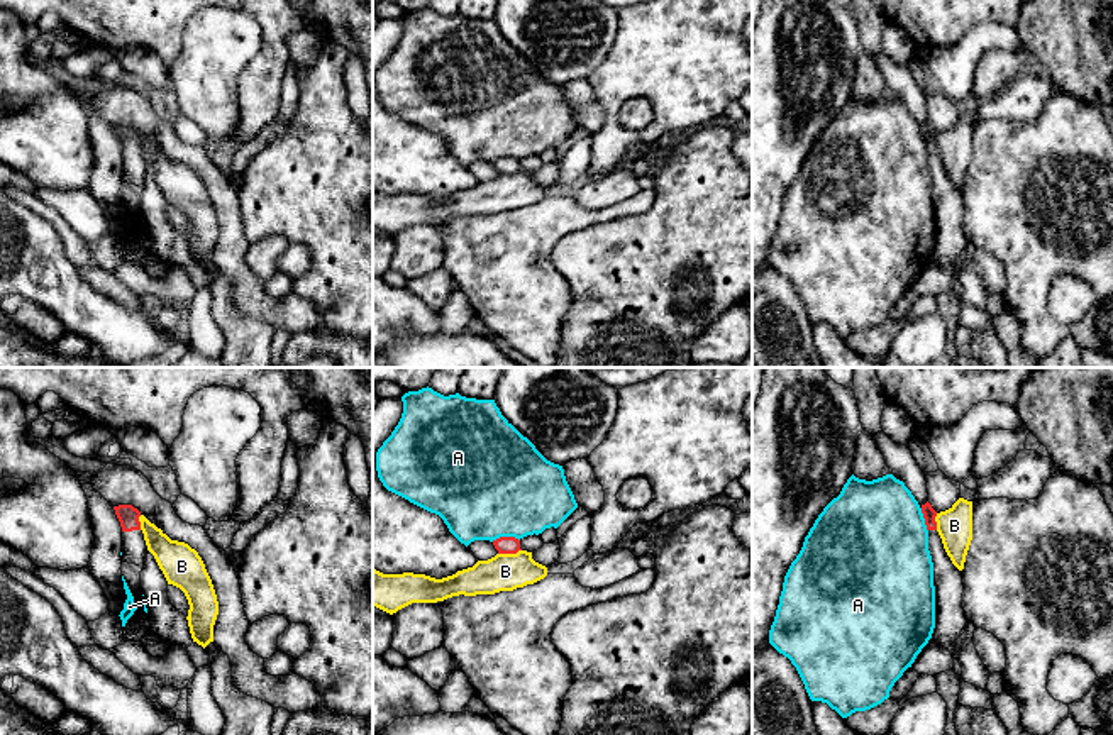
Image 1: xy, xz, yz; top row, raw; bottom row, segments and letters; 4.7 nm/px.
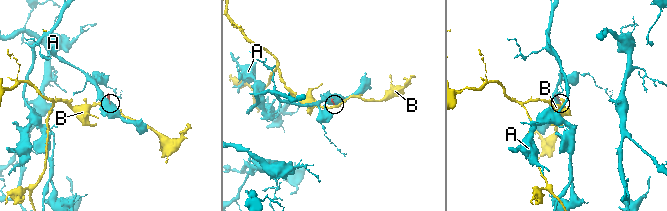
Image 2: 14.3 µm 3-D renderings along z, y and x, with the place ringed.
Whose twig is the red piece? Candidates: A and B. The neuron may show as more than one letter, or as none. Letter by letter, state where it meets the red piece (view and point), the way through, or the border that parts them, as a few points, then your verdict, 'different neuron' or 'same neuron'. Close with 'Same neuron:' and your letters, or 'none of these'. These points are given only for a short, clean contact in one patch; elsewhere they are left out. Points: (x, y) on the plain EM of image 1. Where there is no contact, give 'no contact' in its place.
A: contact xz (505, 158); different neuron
B: contact xz (509, 173); border xz (520, 170), (510, 175), (498, 175); different neuron
Same neuron: none of these

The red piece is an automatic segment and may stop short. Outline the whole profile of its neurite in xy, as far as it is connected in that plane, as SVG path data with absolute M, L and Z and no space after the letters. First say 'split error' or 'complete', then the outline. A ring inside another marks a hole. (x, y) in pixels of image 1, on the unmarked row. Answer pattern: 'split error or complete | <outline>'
split error | M119 125L114 130L122 147L122 196L137 227L124 247L124 259L142 262L144 256L151 251L151 244L144 232L146 222L141 210L141 191L147 173L139 142L141 132L132 125Z

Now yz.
split error | M927 122L922 134L928 151L928 171L935 193L935 249L932 261L949 271L949 268L966 252L967 237L962 229L962 191L947 176L937 152L937 132Z

